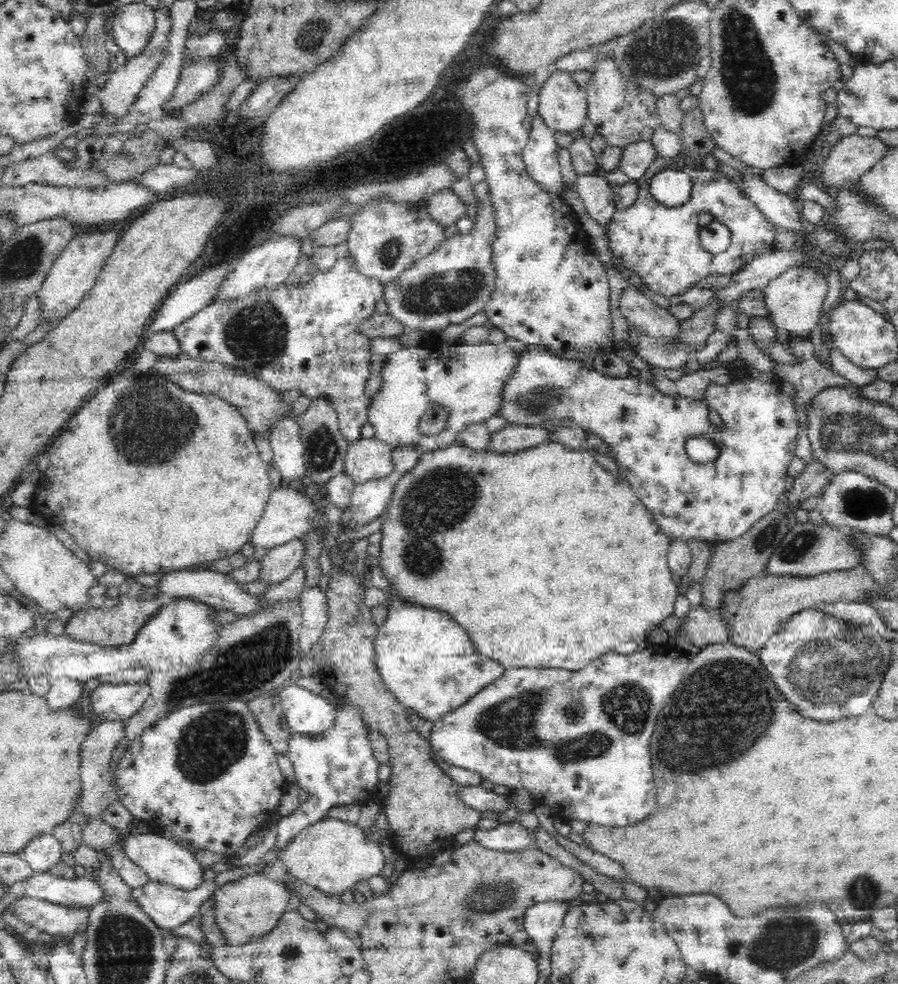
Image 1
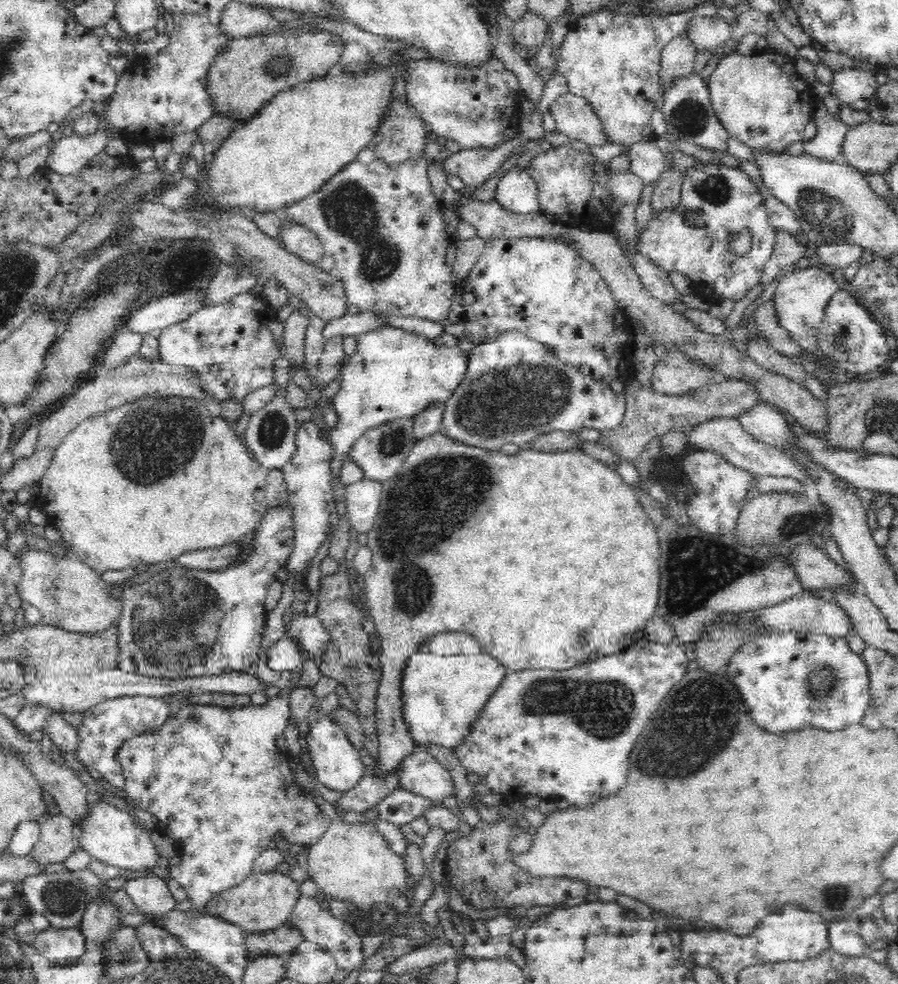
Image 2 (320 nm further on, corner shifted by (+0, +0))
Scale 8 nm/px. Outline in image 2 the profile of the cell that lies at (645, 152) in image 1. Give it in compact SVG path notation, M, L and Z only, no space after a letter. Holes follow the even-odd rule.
M655 140L632 144L627 154L630 157L629 171L639 176L644 185L657 181L664 168L665 155Z

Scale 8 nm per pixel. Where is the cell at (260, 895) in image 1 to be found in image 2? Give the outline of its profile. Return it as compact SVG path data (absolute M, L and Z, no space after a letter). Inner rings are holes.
M279 870L272 872L254 871L246 880L242 881L242 884L230 887L214 896L204 910L242 928L246 933L267 933L289 922L300 897L300 885L289 875L282 874Z

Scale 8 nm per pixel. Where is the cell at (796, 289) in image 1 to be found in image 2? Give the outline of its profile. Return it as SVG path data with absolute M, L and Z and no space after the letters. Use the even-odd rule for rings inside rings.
M821 268L792 269L778 281L778 288L772 300L780 327L801 347L806 354L817 353L819 331L824 322L826 306L840 290L841 282L834 282L834 276Z

